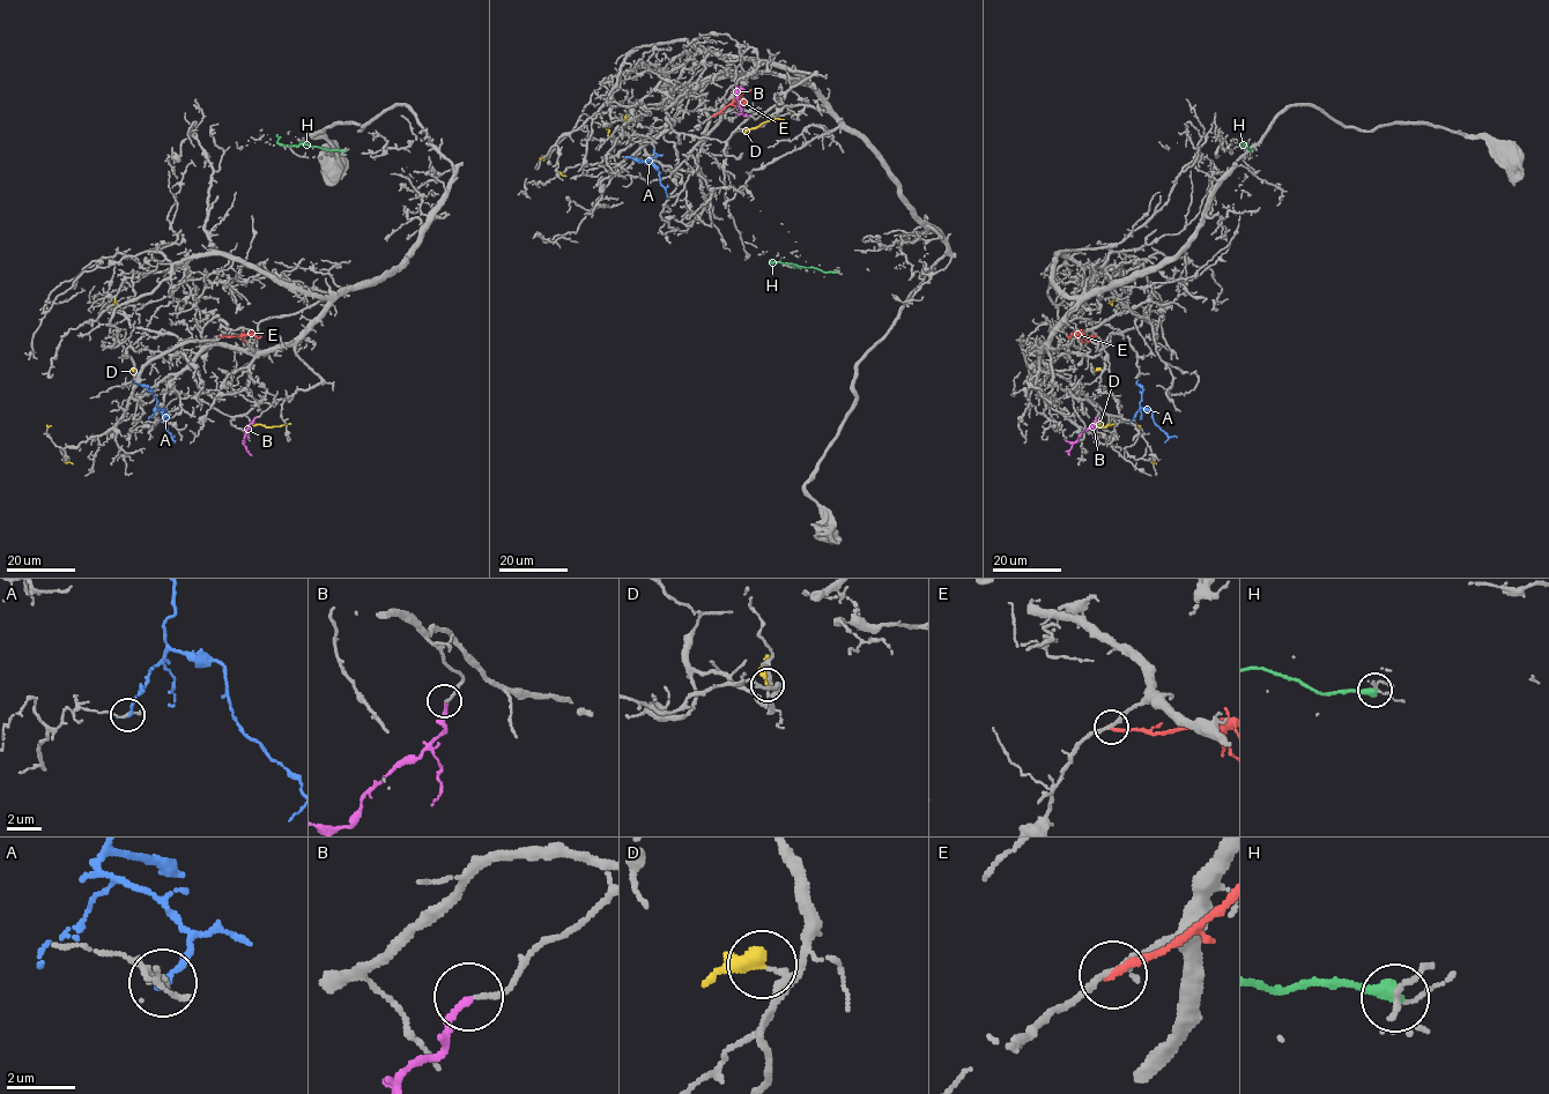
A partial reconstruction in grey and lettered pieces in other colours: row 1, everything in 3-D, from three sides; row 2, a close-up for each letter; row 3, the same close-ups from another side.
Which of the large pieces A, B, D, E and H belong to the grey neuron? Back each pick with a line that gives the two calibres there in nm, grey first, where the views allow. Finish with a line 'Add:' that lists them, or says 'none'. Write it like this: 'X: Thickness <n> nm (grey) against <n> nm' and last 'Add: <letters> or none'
B: Thickness 150 nm (grey) against 190 nm
Add: B

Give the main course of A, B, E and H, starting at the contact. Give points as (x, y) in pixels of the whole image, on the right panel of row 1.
A: (1132, 421), (1140, 409), (1149, 409), (1153, 421), (1168, 437), (1177, 437)
B: (1095, 416), (1095, 423), (1073, 445), (1069, 455)
E: (1096, 335), (1067, 336)
H: (1252, 151), (1242, 144), (1240, 134)

